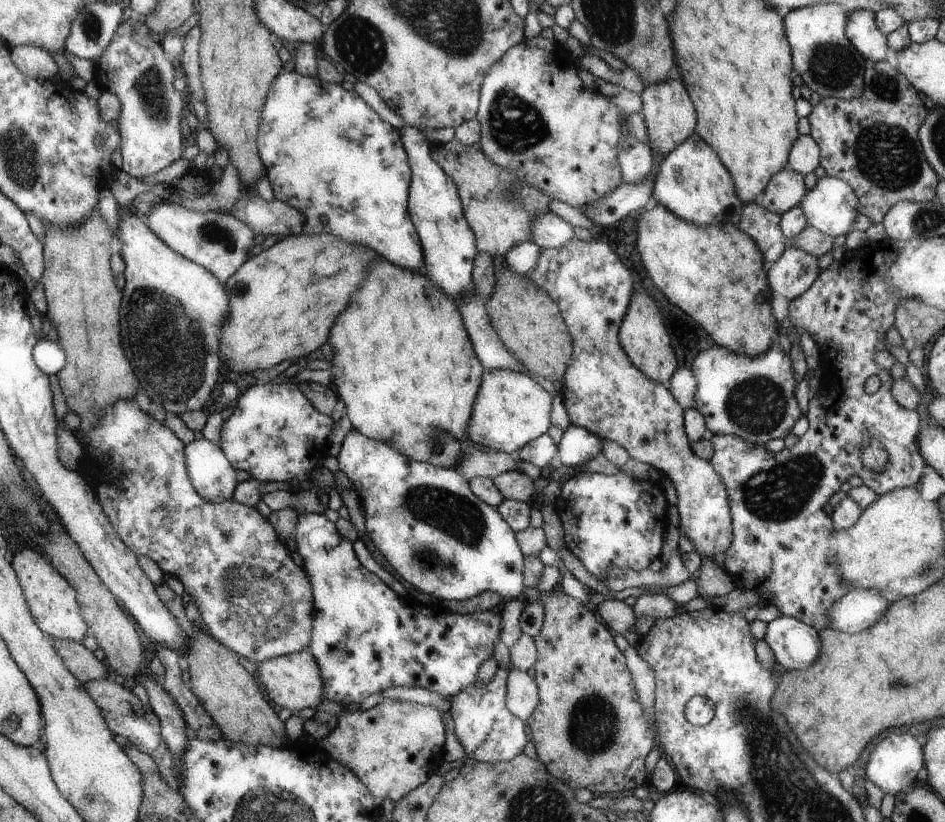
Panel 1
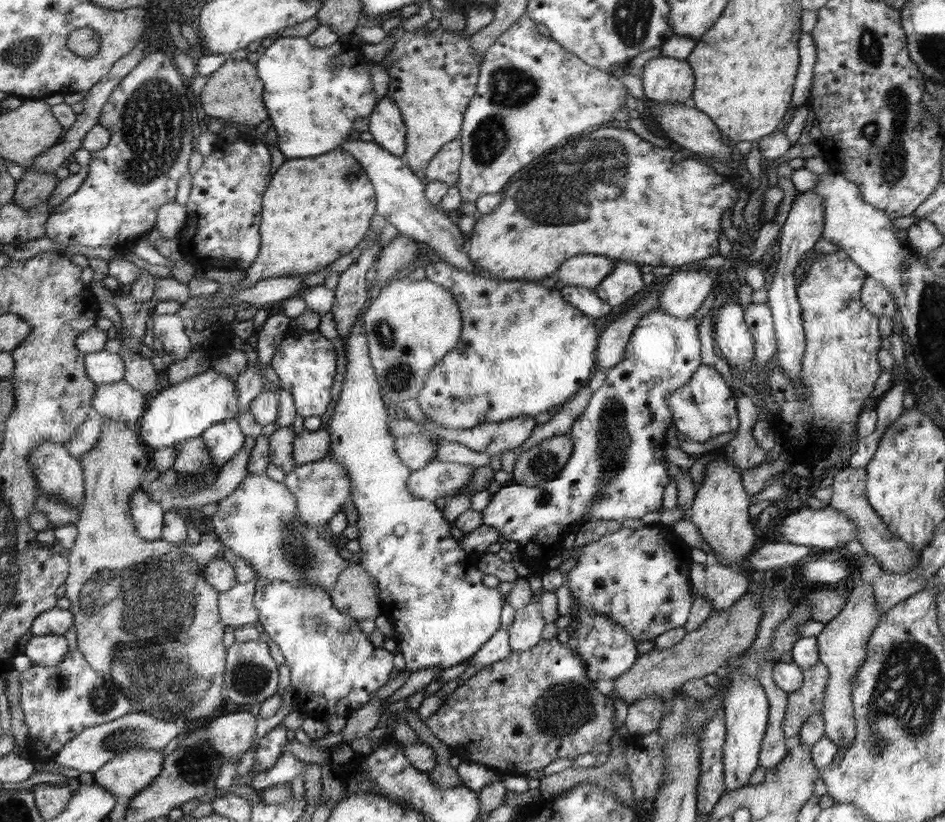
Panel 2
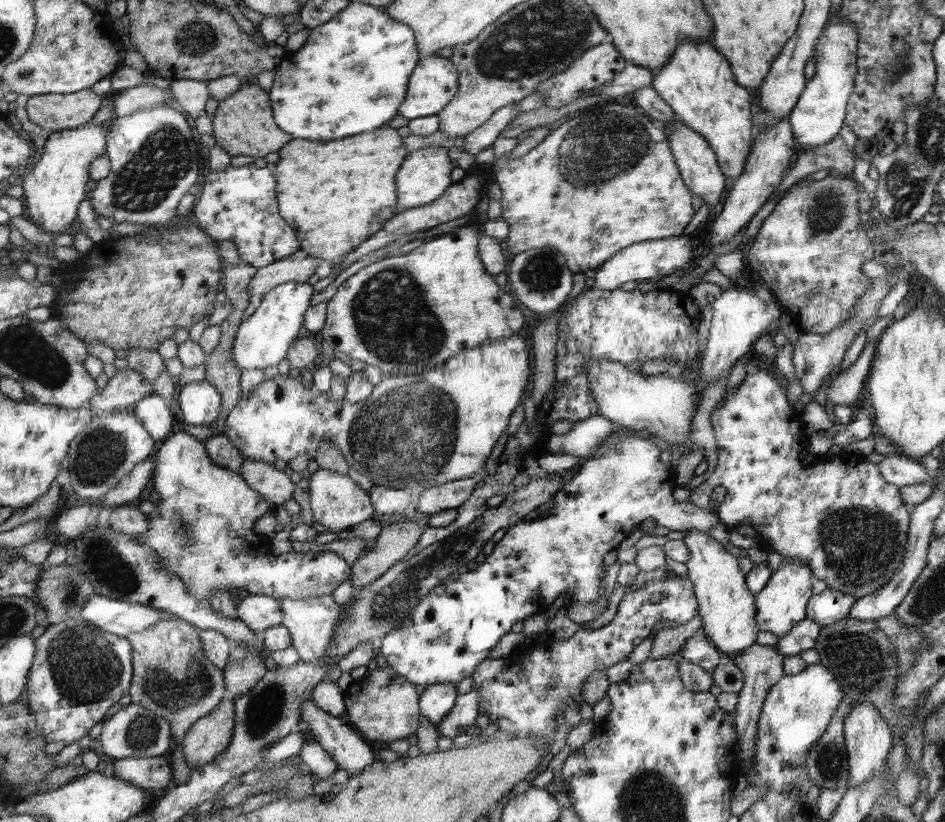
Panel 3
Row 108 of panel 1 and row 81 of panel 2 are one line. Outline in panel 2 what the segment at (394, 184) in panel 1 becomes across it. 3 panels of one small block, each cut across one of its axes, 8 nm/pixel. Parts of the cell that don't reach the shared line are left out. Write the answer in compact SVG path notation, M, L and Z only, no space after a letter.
M278 36L270 47L260 51L256 64L266 88L263 92L265 107L270 108L272 126L278 130L278 148L286 158L320 156L342 146L354 126L352 120L366 118L376 110L376 96L370 80L372 62L362 56L358 46L350 52L349 42L338 40L329 47L318 48L304 37Z

